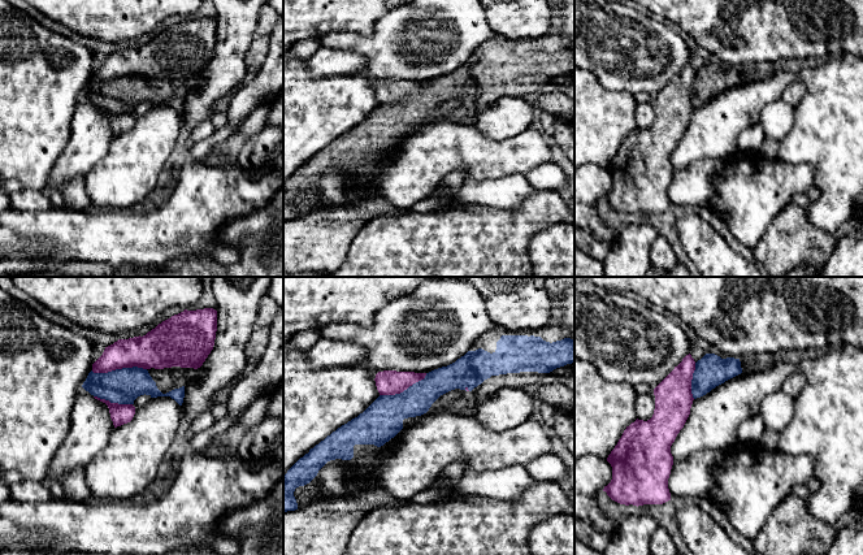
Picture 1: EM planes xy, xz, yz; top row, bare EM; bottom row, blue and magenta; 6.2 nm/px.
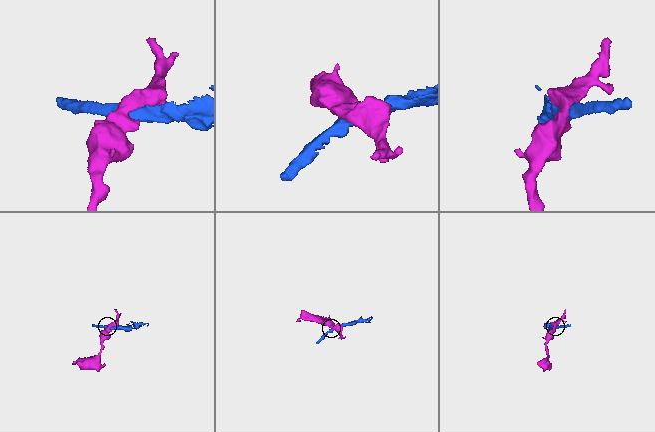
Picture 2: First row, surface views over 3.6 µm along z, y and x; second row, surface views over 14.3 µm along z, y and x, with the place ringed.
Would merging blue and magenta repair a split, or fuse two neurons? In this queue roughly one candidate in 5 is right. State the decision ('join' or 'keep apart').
keep apart

